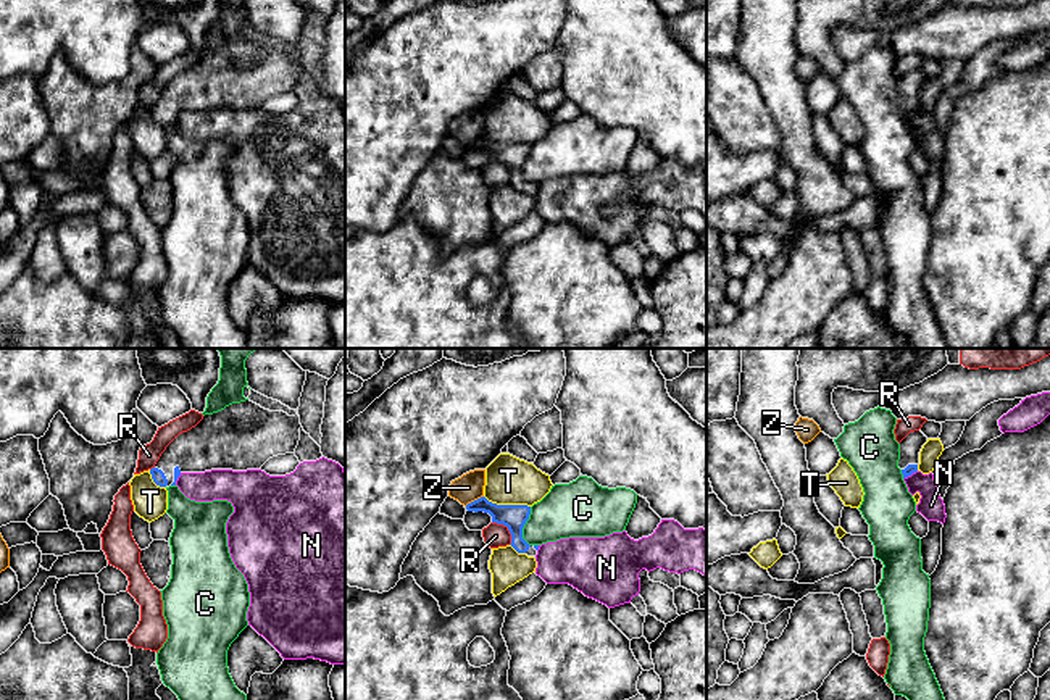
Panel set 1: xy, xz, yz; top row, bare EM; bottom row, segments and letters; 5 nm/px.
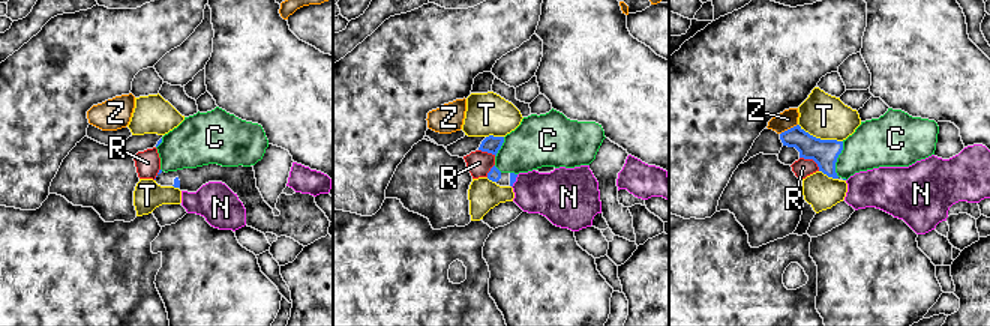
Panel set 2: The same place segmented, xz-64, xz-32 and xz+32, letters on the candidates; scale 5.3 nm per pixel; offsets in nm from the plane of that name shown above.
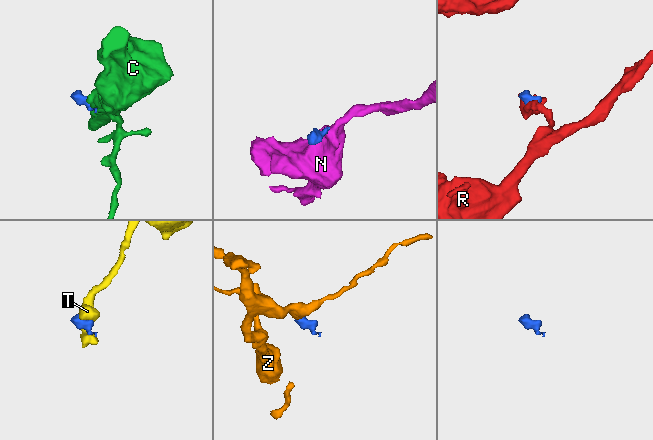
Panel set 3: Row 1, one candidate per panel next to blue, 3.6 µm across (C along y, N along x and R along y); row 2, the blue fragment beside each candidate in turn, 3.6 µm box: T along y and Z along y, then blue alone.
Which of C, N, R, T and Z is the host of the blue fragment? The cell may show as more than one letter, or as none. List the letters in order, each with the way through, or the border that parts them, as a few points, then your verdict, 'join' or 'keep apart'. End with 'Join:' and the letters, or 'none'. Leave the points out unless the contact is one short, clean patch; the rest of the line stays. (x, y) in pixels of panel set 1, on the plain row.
C: along xz (531, 145), (529, 157), (523, 166), (523, 178), (529, 184) | keep apart
N: along yz (916, 108), (904, 118) | keep apart
R: along xz (492, 160), (502, 162), (507, 166), (510, 183) | keep apart
T: keep apart
Z: along xz (483, 134), (465, 144) | keep apart
Join: none

